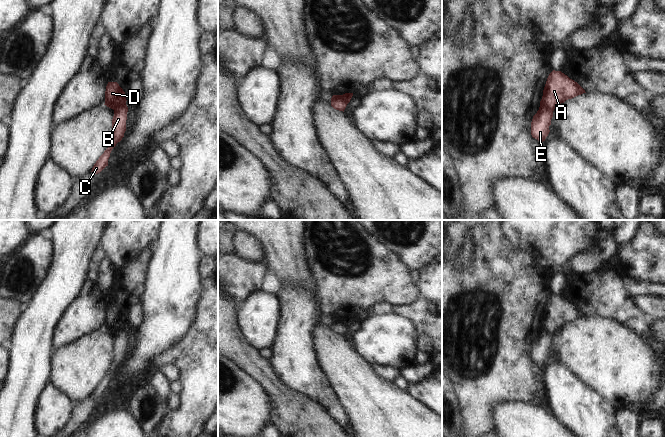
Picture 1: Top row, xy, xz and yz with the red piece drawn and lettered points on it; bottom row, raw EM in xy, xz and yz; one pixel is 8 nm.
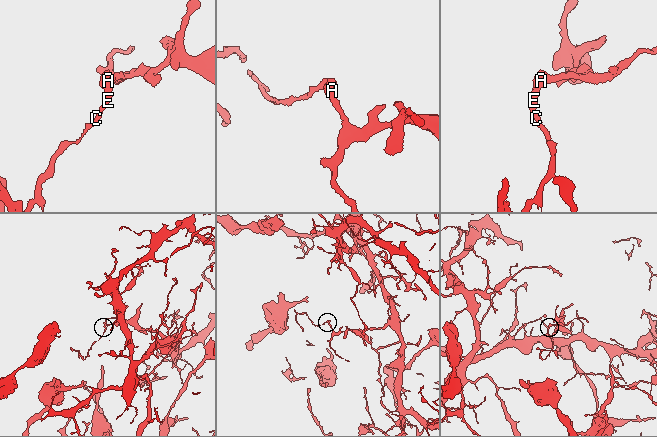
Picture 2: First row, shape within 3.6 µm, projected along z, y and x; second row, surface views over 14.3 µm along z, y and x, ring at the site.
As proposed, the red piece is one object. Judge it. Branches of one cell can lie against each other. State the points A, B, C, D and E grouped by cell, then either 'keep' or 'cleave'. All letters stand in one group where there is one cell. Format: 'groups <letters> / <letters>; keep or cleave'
groups A D / B C E; cleave

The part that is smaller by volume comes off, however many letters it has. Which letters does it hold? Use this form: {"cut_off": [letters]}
{"cut_off": ["B", "C", "E"]}

